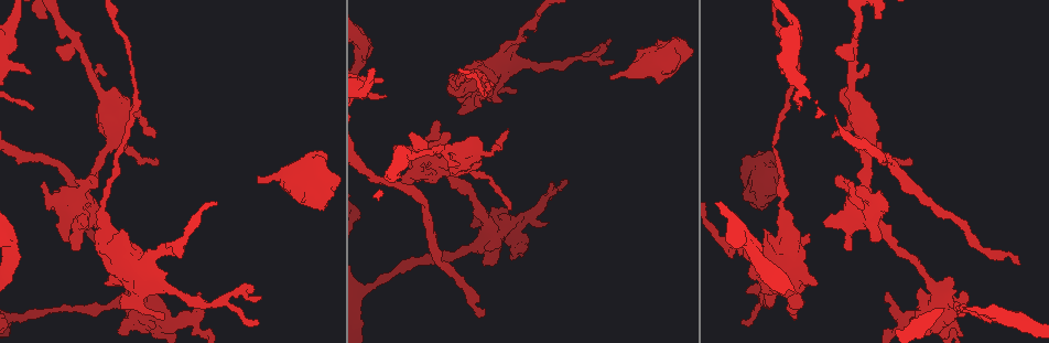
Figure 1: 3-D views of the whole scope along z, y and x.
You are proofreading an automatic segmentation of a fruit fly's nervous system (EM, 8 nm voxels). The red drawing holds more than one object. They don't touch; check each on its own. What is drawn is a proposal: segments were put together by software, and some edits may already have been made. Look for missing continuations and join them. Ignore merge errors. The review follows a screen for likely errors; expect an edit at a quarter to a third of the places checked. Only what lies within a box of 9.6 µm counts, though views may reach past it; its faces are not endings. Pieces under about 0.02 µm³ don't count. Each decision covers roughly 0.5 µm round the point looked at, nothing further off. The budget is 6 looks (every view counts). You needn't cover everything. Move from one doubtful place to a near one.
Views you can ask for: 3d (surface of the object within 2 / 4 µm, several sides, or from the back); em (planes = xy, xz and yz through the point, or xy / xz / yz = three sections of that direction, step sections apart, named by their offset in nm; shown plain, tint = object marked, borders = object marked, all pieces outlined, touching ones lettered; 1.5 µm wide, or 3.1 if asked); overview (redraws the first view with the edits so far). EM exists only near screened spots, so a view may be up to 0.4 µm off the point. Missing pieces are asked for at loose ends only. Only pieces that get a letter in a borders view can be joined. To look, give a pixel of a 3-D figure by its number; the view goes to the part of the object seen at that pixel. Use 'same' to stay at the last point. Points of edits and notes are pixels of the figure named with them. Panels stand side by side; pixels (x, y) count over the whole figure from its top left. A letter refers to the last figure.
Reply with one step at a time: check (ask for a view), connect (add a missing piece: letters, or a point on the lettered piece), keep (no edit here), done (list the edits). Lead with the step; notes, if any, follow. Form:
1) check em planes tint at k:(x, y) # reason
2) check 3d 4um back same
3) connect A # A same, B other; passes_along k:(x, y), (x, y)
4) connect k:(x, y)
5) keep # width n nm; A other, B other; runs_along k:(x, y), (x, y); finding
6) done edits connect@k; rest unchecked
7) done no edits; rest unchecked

check 3d 4um at 1:(604, 43) # thin end

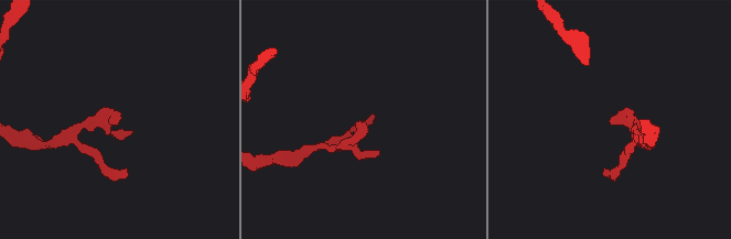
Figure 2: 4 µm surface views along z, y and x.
check em planes borders at 2:(612, 123) # need the tissue

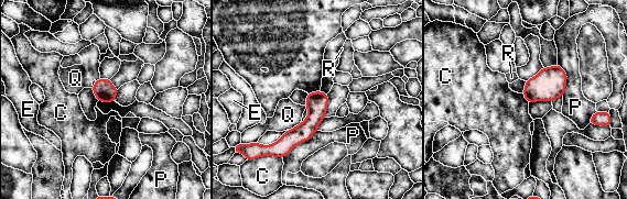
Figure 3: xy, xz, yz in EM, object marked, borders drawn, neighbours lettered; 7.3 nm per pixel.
keep # longest_contact P 340 nm; C other, E other, P other, Q other, R other; runs_along 3:(324, 96), (283, 153); none of them fits

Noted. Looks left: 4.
check em xz step 8 borders at 1:(750, 205) # free end

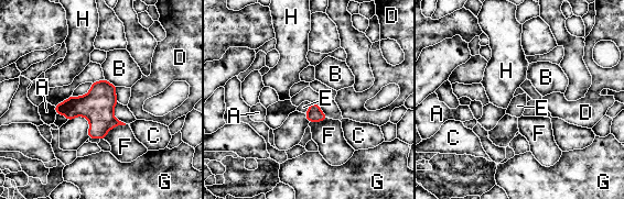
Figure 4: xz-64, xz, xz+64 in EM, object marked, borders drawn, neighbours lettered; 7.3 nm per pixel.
keep # longest_contact F 200 nm; A other, B other, C other, D other, E other, F other, G other, H other; none of them fits

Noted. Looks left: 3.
check em planes borders at 1:(611, 76) # branch stops here

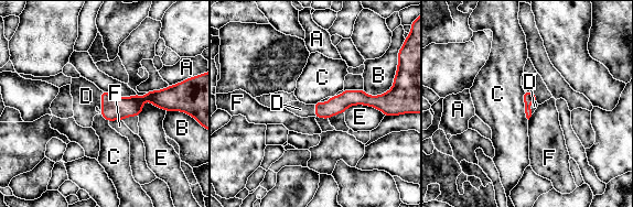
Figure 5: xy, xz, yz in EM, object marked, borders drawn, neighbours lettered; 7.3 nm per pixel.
connect D # longest_contact E 300 nm; A other, B other, C other, D same, E other, F other; passes_along 5:(114, 108), (103, 102), (86, 96); it goes on there

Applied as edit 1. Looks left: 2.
done edits connect@5; rest unchecked

